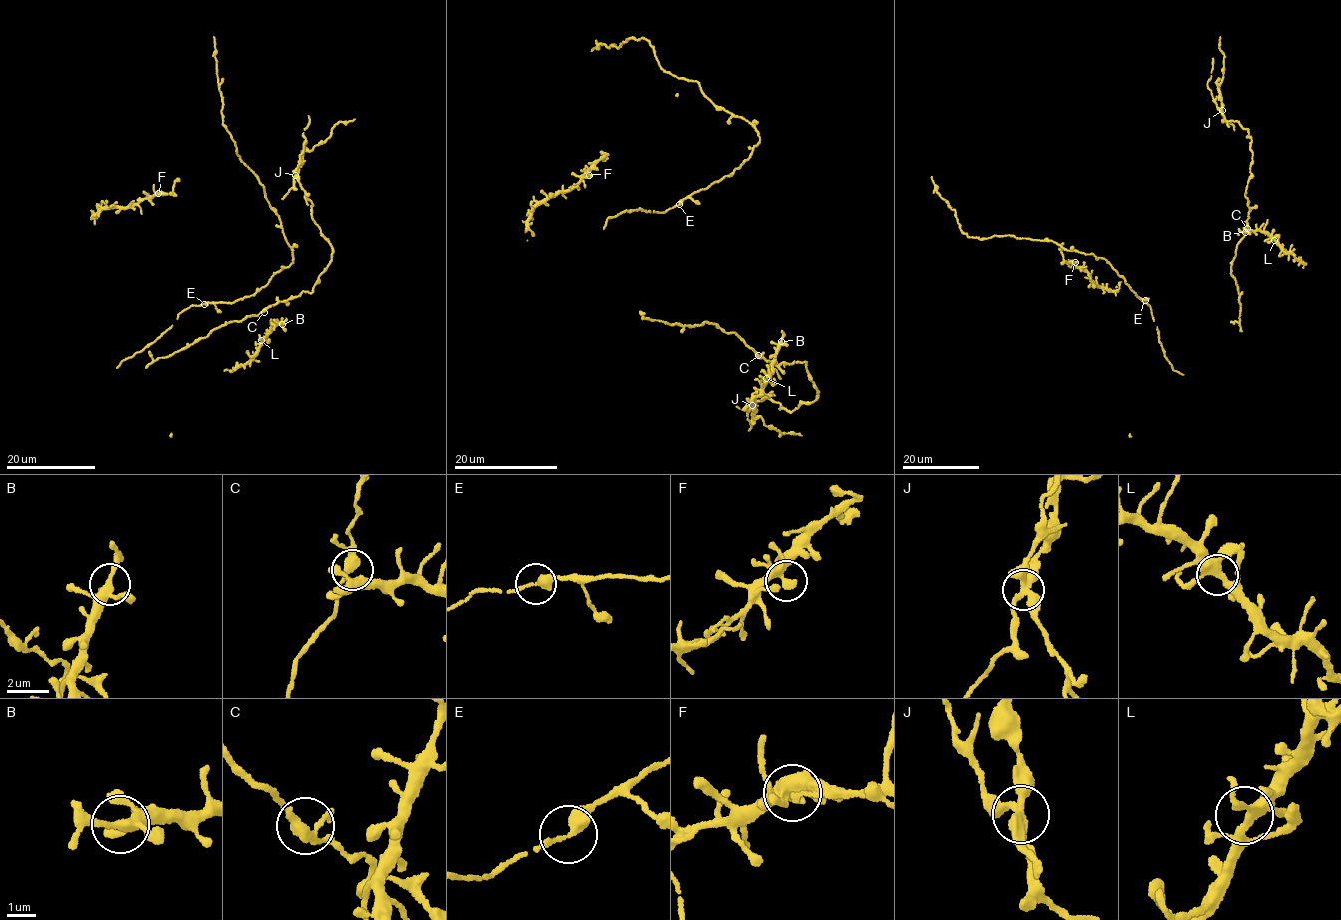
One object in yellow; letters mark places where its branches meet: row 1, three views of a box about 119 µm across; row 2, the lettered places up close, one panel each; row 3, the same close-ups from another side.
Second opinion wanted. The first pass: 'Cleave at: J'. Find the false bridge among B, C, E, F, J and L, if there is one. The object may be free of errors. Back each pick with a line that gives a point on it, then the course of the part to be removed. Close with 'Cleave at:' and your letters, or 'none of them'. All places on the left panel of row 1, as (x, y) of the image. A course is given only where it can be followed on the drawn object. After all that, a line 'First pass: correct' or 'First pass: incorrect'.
J: Place: (295, 175). Course of the part to remove: (296, 174), (302, 153), (321, 144), (339, 122), (348, 123), (355, 118)
Cleave at: J
First pass: correct

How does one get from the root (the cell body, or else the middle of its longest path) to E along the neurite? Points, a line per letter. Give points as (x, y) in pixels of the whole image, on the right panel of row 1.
E: (1154, 319), (1145, 301)

